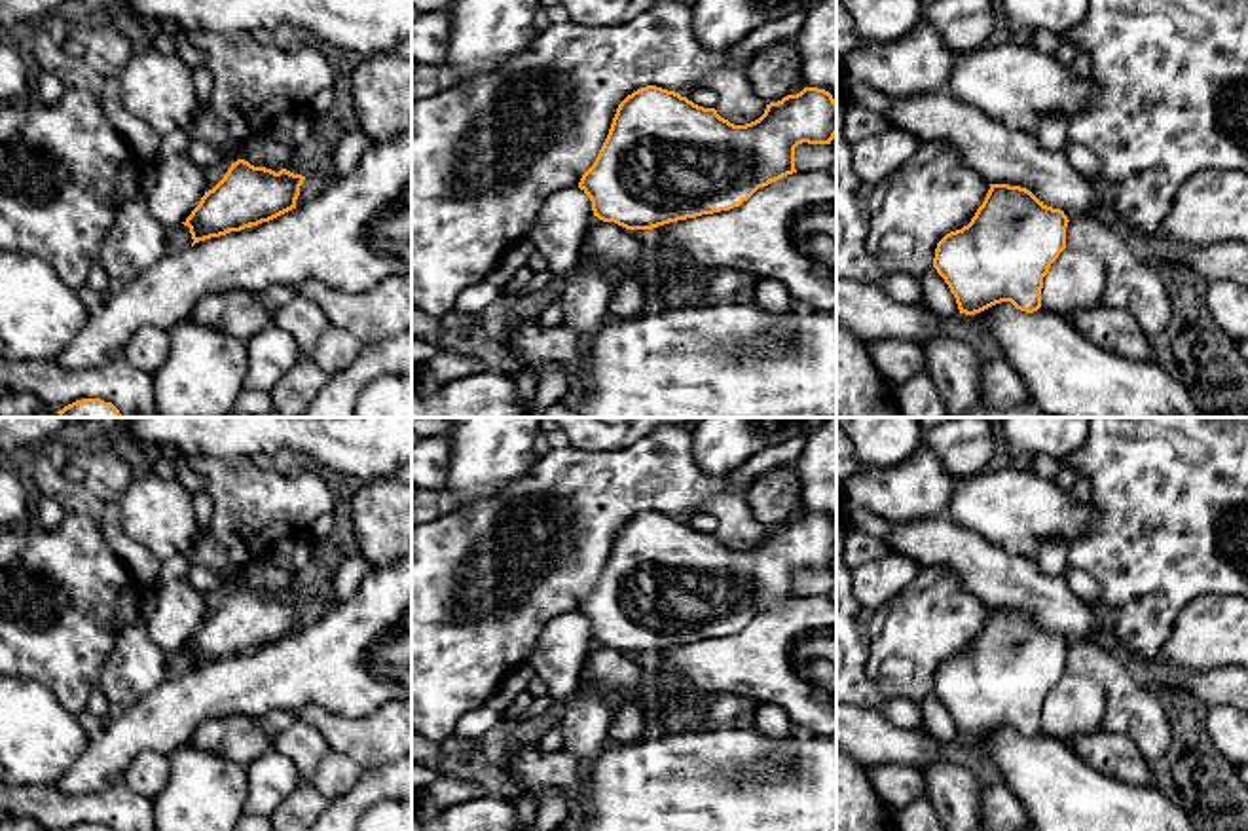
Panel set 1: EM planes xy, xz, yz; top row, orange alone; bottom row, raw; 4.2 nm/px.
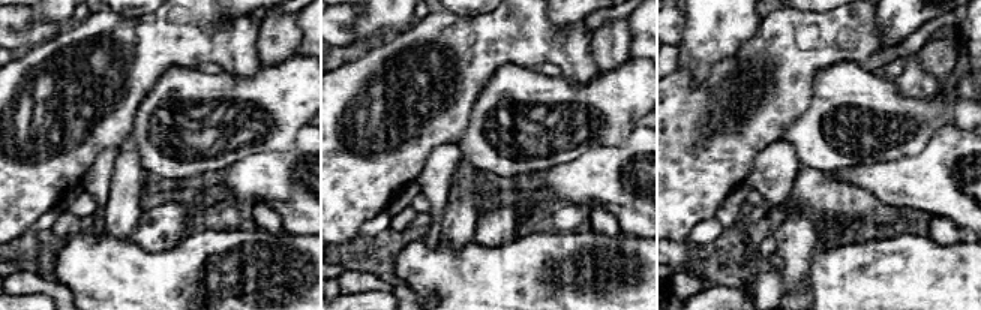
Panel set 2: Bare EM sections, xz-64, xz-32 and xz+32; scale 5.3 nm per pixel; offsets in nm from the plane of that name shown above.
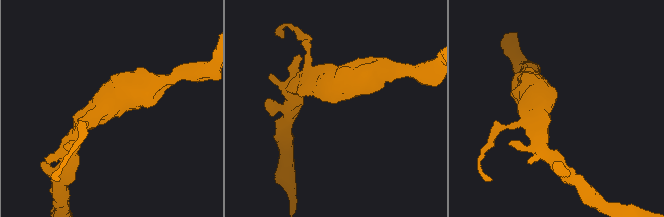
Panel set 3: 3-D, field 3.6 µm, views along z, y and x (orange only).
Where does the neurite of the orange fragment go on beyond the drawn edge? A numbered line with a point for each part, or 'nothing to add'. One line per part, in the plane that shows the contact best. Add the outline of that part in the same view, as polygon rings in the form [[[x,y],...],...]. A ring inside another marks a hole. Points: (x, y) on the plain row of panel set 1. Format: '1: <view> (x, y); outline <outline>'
nothing to add

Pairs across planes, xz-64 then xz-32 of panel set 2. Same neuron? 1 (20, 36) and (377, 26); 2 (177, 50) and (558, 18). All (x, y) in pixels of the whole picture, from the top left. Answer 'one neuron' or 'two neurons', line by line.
1: two neurons
2: two neurons

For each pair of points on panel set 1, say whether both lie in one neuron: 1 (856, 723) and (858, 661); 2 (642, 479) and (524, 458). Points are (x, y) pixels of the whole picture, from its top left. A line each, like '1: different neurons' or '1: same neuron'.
1: different neurons
2: different neurons

